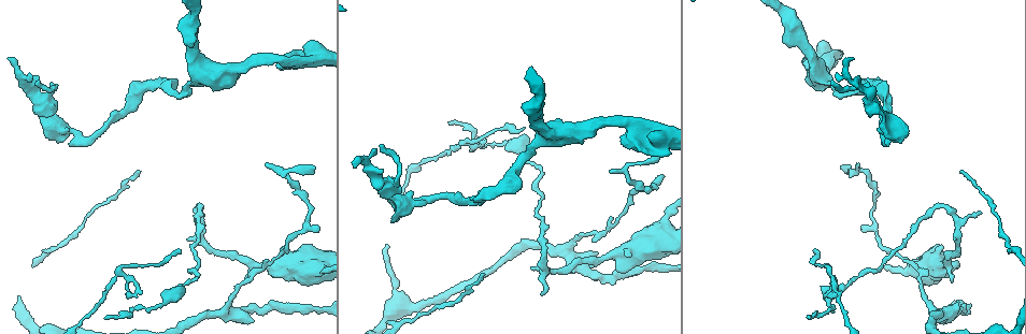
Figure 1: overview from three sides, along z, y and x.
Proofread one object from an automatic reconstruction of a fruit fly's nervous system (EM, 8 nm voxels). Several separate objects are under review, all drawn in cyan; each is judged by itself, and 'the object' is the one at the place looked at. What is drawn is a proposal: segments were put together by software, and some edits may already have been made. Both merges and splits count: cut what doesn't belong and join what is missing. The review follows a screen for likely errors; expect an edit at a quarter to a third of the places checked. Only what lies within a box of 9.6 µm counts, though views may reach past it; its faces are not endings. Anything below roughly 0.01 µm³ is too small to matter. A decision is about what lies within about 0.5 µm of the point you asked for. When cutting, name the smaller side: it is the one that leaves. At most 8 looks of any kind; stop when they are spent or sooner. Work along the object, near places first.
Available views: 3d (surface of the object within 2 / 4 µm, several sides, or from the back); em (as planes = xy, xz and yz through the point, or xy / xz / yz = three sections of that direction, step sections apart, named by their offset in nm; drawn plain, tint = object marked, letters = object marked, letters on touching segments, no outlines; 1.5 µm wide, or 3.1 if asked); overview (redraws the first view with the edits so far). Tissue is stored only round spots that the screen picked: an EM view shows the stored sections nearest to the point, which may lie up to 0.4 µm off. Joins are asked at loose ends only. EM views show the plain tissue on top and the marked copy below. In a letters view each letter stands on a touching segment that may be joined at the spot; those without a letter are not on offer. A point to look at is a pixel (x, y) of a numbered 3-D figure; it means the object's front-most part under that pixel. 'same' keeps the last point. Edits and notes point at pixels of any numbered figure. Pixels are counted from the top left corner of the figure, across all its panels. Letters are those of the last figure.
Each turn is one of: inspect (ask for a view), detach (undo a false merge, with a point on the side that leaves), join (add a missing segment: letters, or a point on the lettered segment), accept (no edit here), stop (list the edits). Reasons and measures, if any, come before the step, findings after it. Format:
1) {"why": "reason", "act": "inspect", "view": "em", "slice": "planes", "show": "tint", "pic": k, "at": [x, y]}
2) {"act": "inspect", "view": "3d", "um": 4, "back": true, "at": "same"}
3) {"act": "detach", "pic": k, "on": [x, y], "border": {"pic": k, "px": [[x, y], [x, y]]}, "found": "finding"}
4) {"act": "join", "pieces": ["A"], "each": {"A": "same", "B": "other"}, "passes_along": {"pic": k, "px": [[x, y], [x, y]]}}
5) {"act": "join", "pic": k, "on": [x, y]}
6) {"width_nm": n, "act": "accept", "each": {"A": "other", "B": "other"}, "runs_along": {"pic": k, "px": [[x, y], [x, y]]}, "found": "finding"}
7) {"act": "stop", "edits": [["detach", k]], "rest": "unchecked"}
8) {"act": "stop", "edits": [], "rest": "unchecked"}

{"act": "inspect", "view": "em", "slice": "xz", "step": 4, "show": "letters", "pic": 1, "at": [809, 317]}

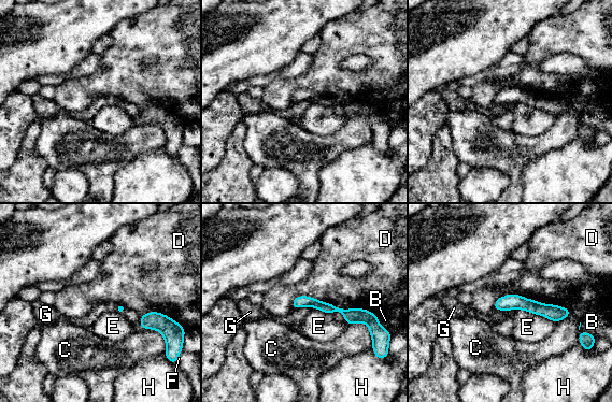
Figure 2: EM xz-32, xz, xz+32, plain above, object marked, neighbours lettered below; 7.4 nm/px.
{"act": "accept", "each": {"B": "other", "C": "other", "D": "other", "E": "other", "F": "other", "G": "other", "H": "other"}, "border": {"pic": 2, "px": [[580, 322], [580, 329], [593, 335]]}, "found": "none of them fits"}

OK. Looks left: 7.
{"act": "inspect", "view": "3d", "um": 4, "back": true, "pic": 1, "at": [859, 163]}

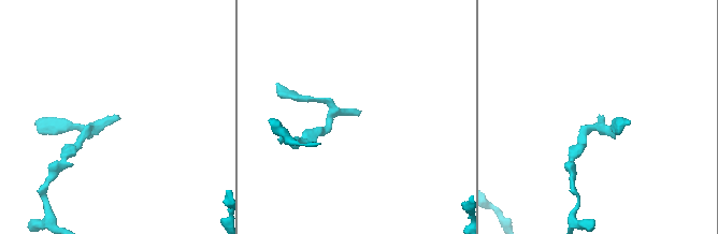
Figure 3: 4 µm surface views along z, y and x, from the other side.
{"why": "shape alone is not enough", "act": "inspect", "view": "em", "slice": "xz", "step": 8, "show": "tint", "pic": 3, "at": [358, 113]}

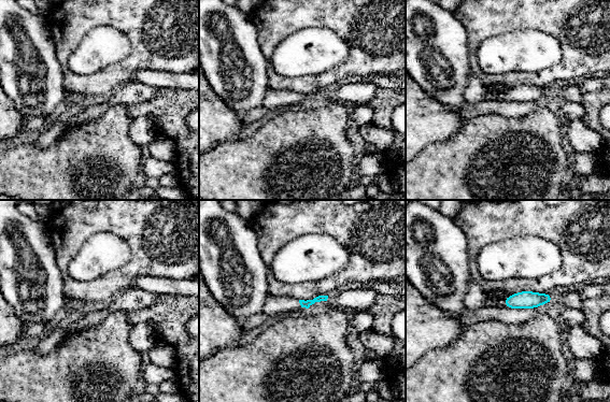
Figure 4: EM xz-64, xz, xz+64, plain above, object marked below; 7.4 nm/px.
{"why": "another direction", "act": "inspect", "view": "em", "slice": "planes", "show": "letters", "at": "same"}

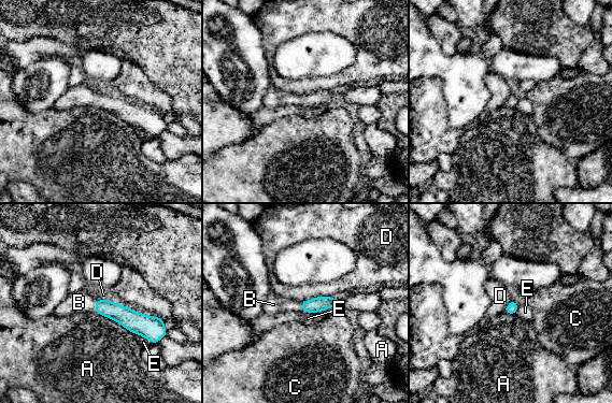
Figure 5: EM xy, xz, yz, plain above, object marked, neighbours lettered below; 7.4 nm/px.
{"act": "join", "pieces": ["B"], "each": {"A": "other", "B": "same", "C": "other", "D": "other", "E": "other"}, "passes_along": {"pic": 5, "px": [[125, 316], [95, 305], [79, 302]]}, "found": "the neuron continues"}

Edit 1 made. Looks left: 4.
{"why": "see it whole again", "act": "inspect", "view": "overview"}

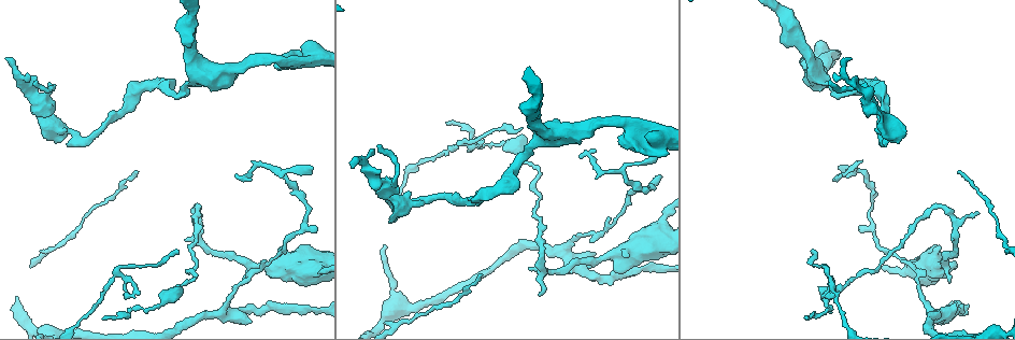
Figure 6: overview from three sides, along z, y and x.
{"why": "side arm on a straight run", "act": "inspect", "view": "3d", "um": 2, "pic": 6, "at": [54, 107]}

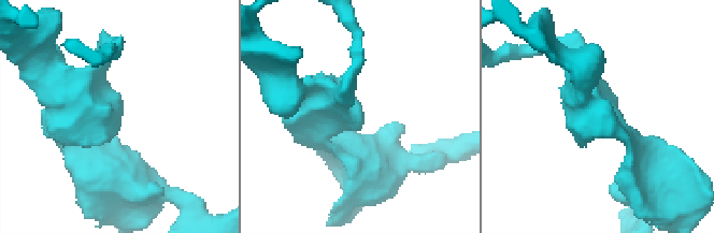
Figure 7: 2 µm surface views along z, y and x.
{"arms": 3, "act": "inspect", "view": "em", "slice": "xy", "step": 8, "show": "tint", "pic": 7, "at": [122, 114]}

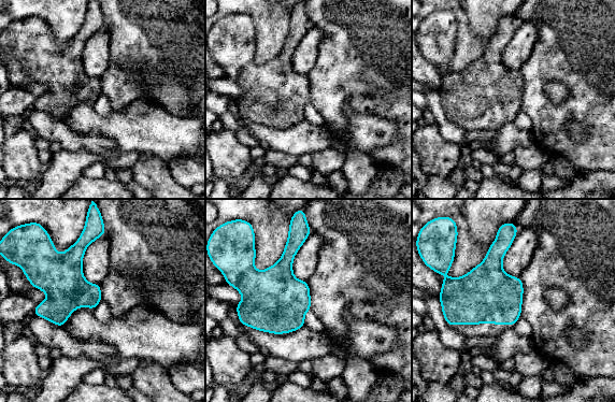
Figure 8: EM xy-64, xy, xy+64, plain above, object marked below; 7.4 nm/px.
{"act": "inspect", "view": "em", "slice": "planes", "show": "letters", "at": "same"}

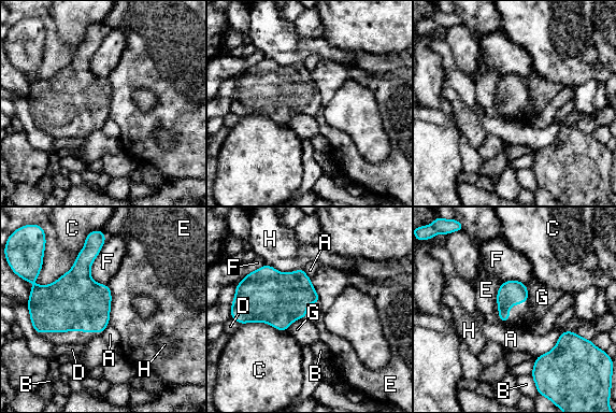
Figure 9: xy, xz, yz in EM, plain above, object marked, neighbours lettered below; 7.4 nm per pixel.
{"act": "accept", "each": {"A": "other", "B": "other", "C": "other", "D": "other", "E": "other", "F": "other", "G": "other", "H": "other"}, "border": {"pic": 9, "px": [[503, 282], [497, 310], [505, 323]]}, "found": "no lettered segment goes on from it"}

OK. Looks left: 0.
{"act": "stop", "edits": [["join", 5]], "rest": "unchecked"}

